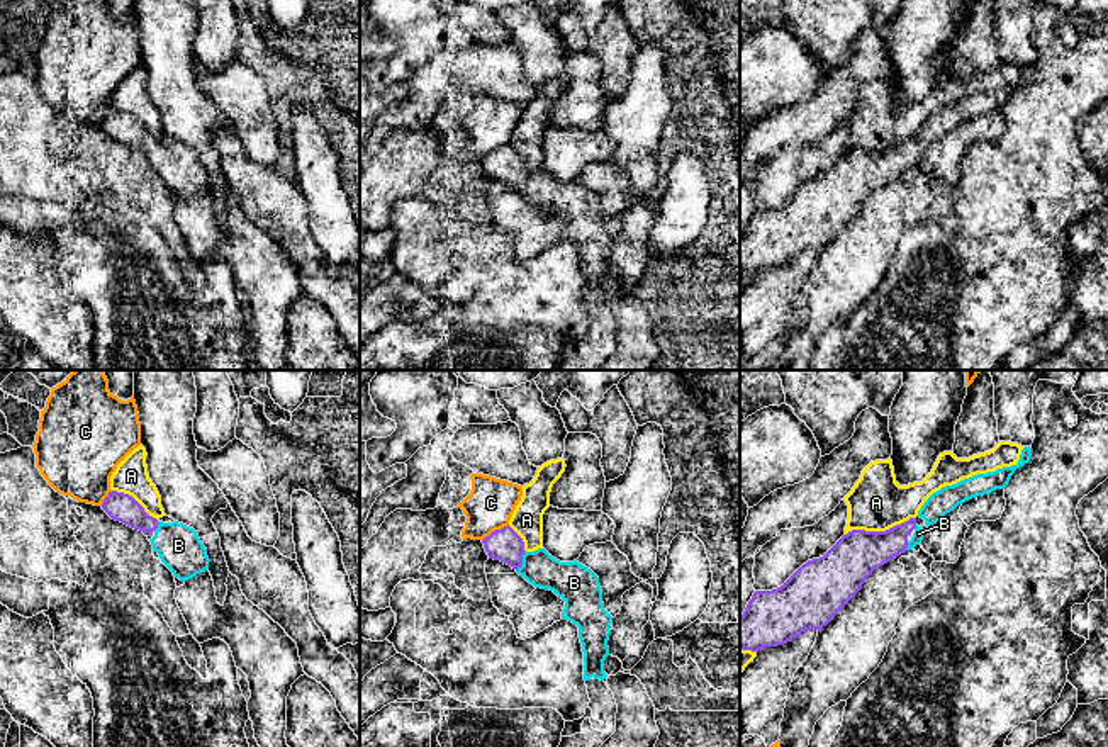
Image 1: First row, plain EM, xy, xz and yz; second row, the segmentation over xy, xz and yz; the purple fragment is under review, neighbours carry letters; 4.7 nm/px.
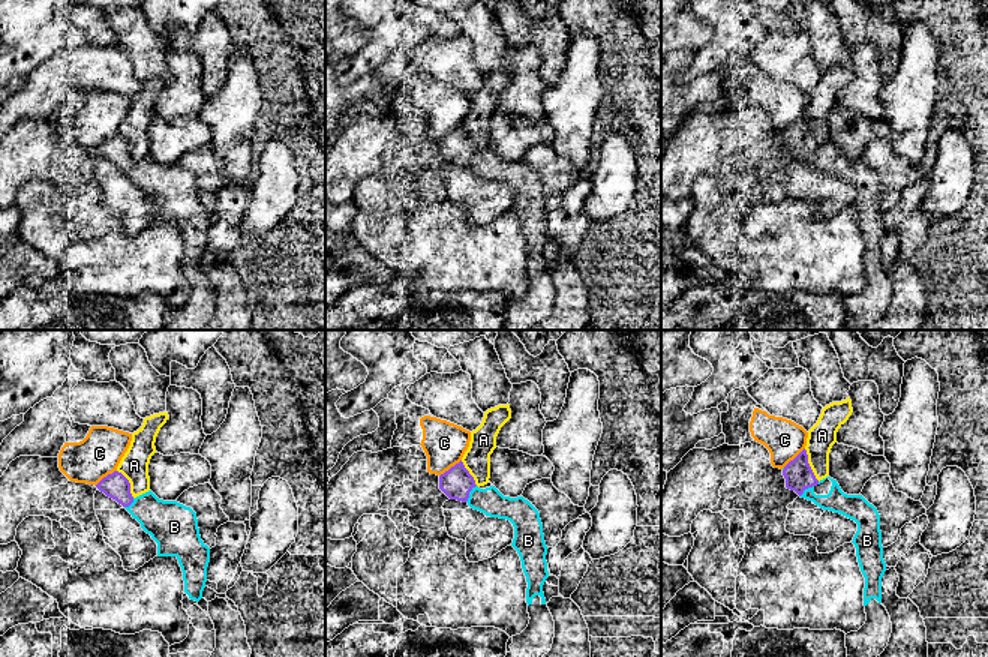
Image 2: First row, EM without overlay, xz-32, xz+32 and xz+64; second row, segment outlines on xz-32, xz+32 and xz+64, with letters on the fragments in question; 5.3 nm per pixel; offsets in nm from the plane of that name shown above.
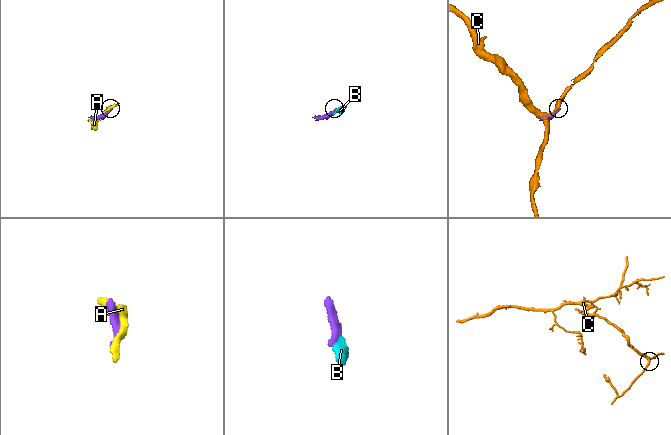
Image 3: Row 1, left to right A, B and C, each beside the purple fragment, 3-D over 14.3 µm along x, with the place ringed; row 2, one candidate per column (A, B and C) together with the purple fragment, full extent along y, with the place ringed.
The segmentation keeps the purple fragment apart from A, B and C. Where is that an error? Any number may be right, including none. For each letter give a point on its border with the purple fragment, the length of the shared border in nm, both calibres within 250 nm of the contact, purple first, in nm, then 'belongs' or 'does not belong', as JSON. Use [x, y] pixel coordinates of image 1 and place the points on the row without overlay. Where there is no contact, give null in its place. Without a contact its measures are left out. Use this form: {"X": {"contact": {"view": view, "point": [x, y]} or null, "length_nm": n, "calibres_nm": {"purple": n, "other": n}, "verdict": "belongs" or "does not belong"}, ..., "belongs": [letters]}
{"A": {"contact": {"view": "yz", "point": [879, 151]}, "length_nm": 340, "calibres_nm": {"purple": 220, "other": 280}, "verdict": "does not belong"}, "B": {"contact": {"view": "xz", "point": [521, 180]}, "length_nm": 110, "calibres_nm": {"purple": 160, "other": 180}, "verdict": "belongs"}, "C": {"contact": {"view": "xz", "point": [496, 150]}, "length_nm": 150, "calibres_nm": {"purple": 160, "other": 220}, "verdict": "does not belong"}, "belongs": ["B"]}

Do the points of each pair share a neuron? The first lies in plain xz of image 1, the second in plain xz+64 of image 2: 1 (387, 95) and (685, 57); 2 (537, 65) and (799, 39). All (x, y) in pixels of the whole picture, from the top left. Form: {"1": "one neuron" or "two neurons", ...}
{"1": "one neuron", "2": "two neurons"}

